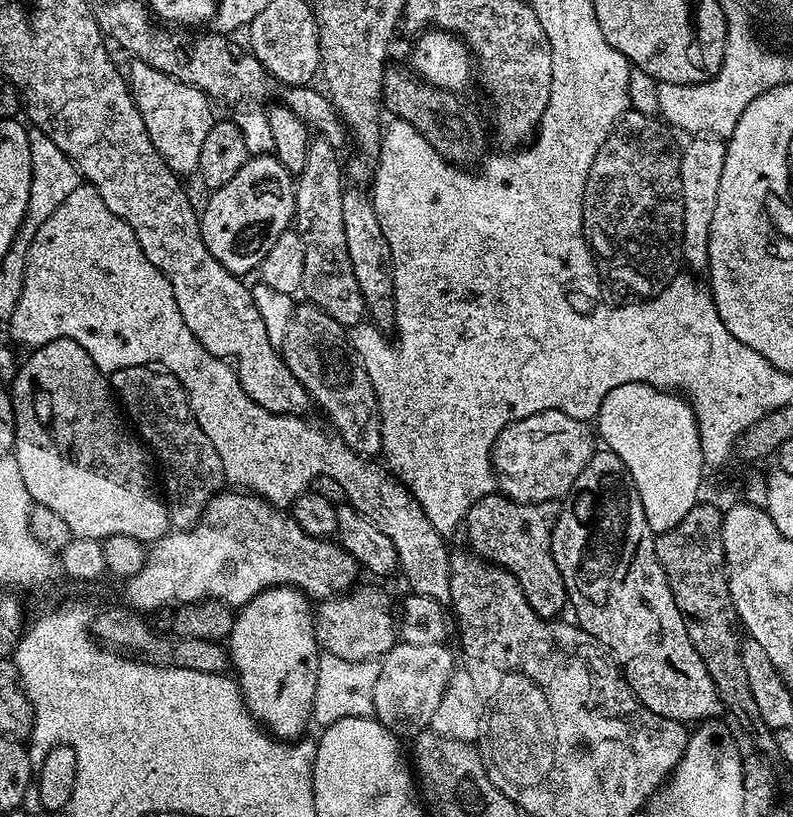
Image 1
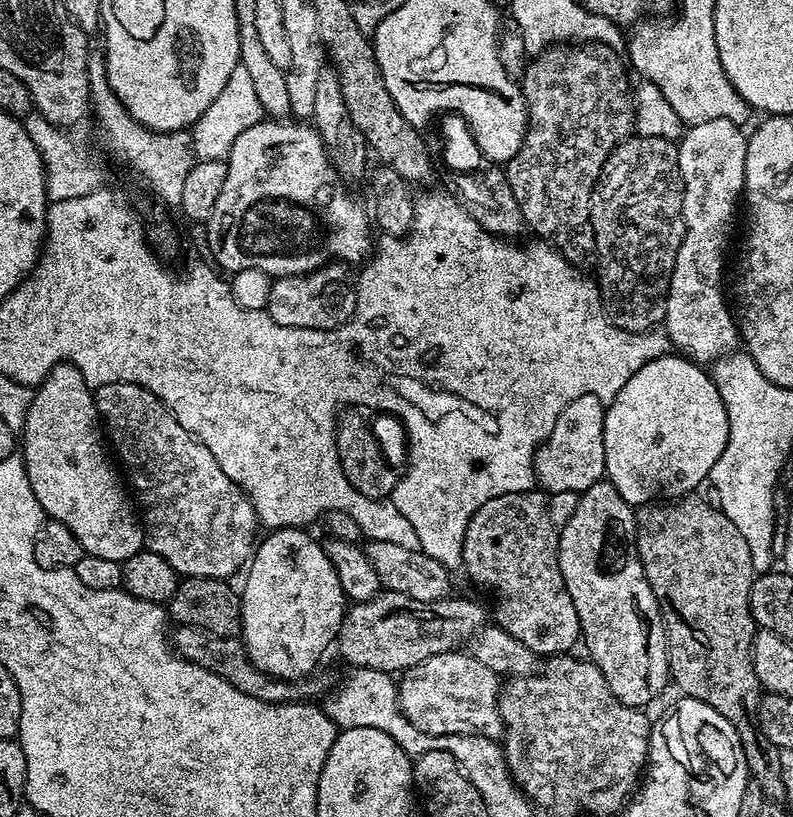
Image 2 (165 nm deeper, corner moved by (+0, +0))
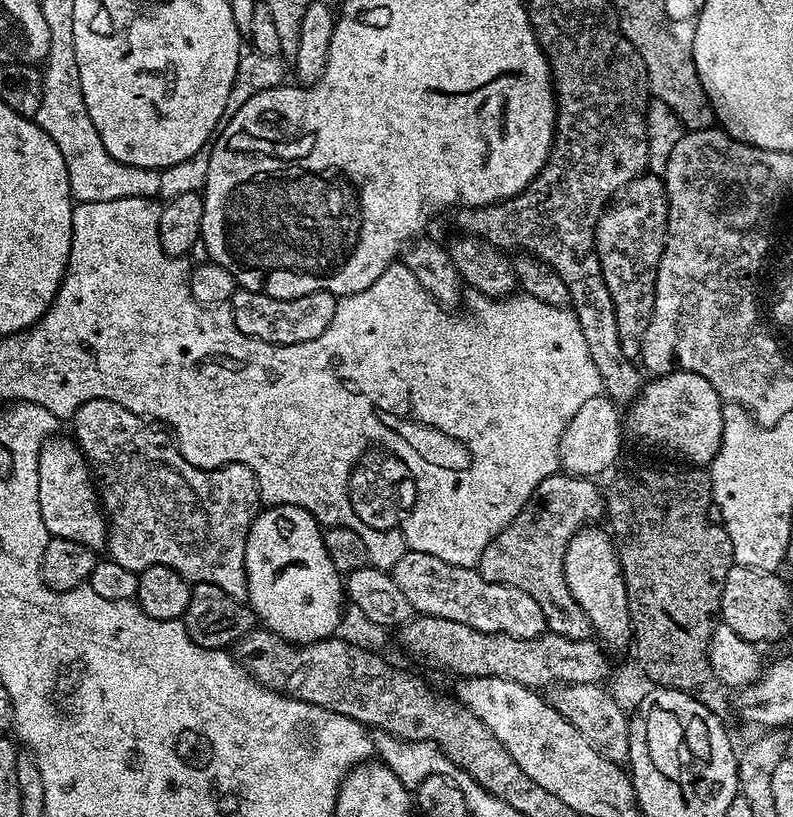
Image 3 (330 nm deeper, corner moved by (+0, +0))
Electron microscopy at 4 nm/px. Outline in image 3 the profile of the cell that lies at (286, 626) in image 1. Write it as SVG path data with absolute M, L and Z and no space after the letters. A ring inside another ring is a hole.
M273 504L265 507L256 513L254 522L248 531L246 538L246 578L248 579L248 598L247 603L256 614L256 619L268 631L278 634L283 640L288 640L294 645L316 644L320 640L327 640L337 635L336 627L340 624L340 615L344 612L344 604L346 608L346 588L342 583L342 573L335 568L334 563L327 554L326 546L323 545L324 533L322 526L309 514L306 510L302 510L298 506L290 506L289 504Z

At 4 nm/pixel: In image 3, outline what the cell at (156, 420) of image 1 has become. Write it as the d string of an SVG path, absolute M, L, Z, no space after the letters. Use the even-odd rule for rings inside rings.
M94 398L78 406L70 424L76 431L74 439L88 462L108 521L110 531L106 552L111 560L137 574L155 564L170 566L191 585L218 586L218 590L226 590L230 598L247 601L246 538L256 513L262 508L256 475L244 464L225 464L222 468L209 469L190 466L169 433L167 436L159 432L164 430L145 417L126 410L126 406L118 406L113 400Z

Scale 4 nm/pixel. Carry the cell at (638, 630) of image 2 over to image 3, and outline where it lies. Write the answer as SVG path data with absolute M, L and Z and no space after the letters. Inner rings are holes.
M585 526L575 532L566 546L564 577L572 595L573 604L582 606L584 616L592 624L595 639L605 649L629 647L632 635L632 619L628 609L628 587L620 557L609 533L600 526Z

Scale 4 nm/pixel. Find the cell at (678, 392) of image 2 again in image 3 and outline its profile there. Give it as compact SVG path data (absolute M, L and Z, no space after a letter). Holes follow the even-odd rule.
M666 372L649 379L640 389L640 395L627 409L626 428L640 440L677 452L692 466L708 466L720 453L724 441L726 412L719 394L706 378L697 372Z

